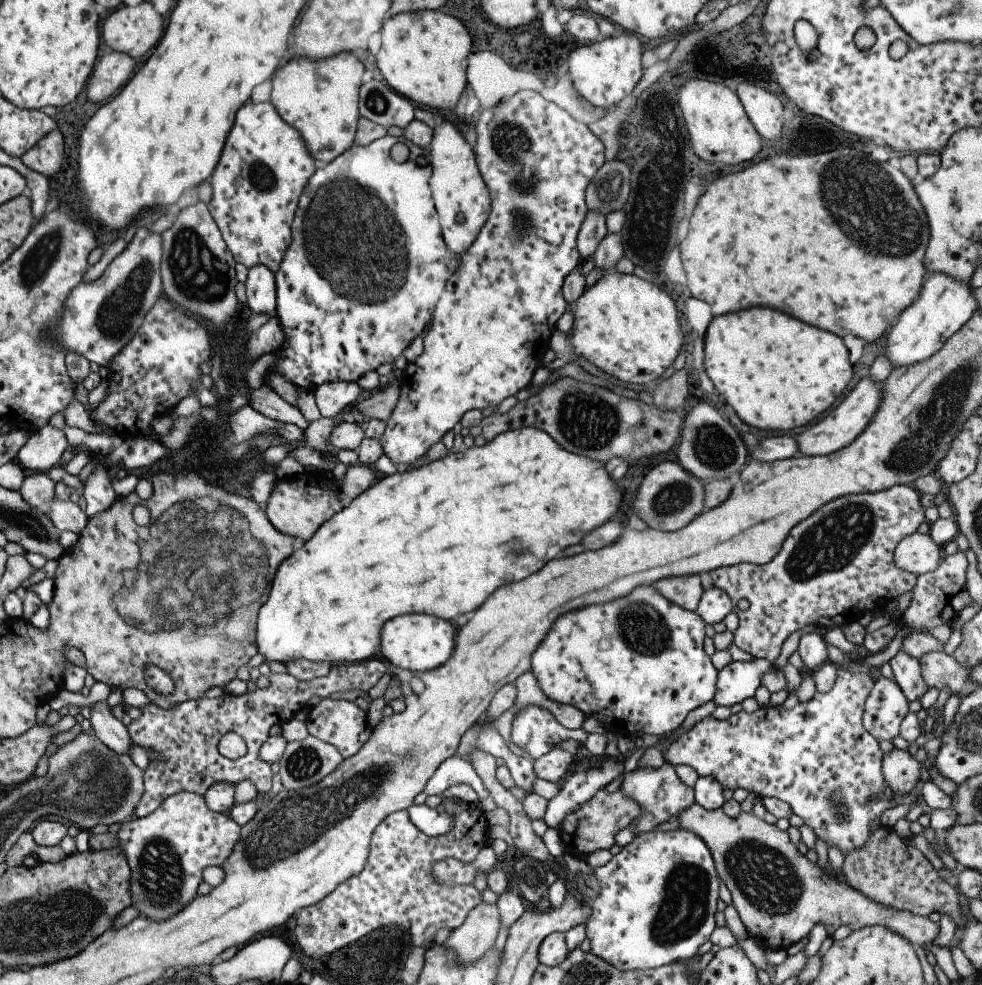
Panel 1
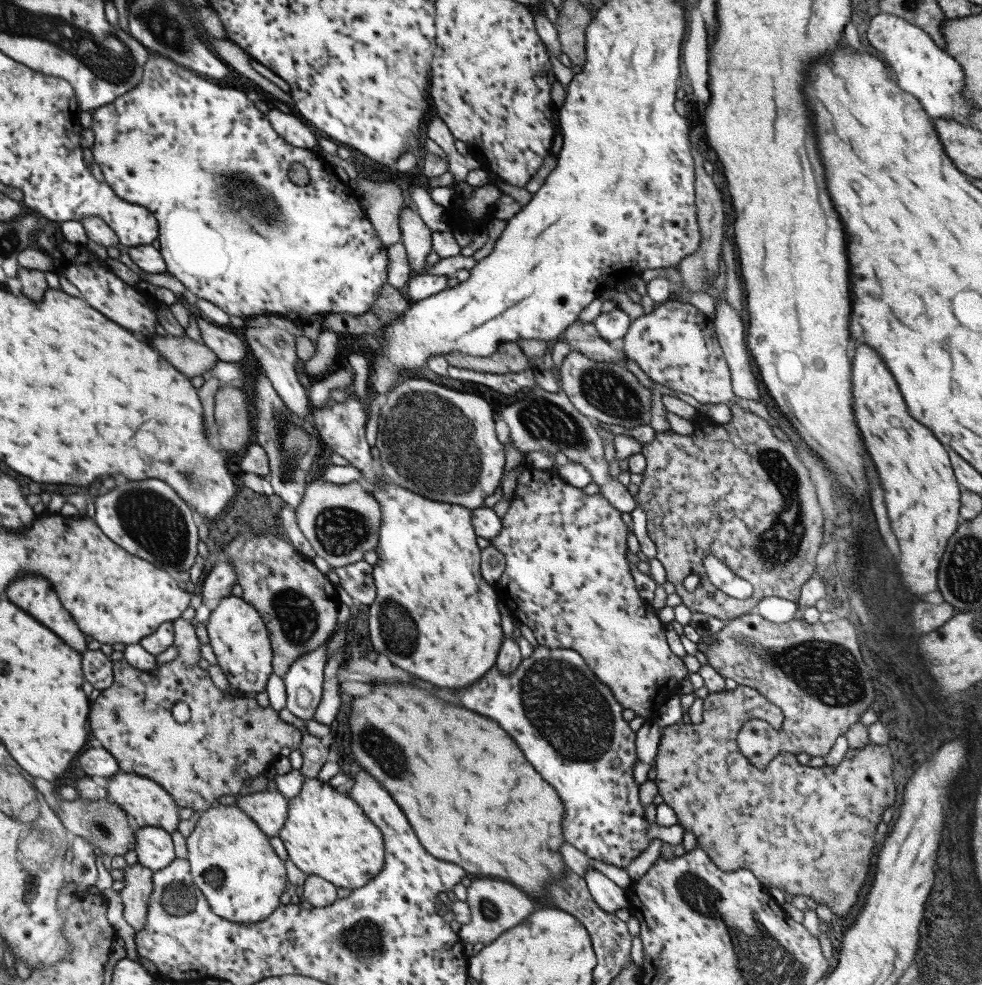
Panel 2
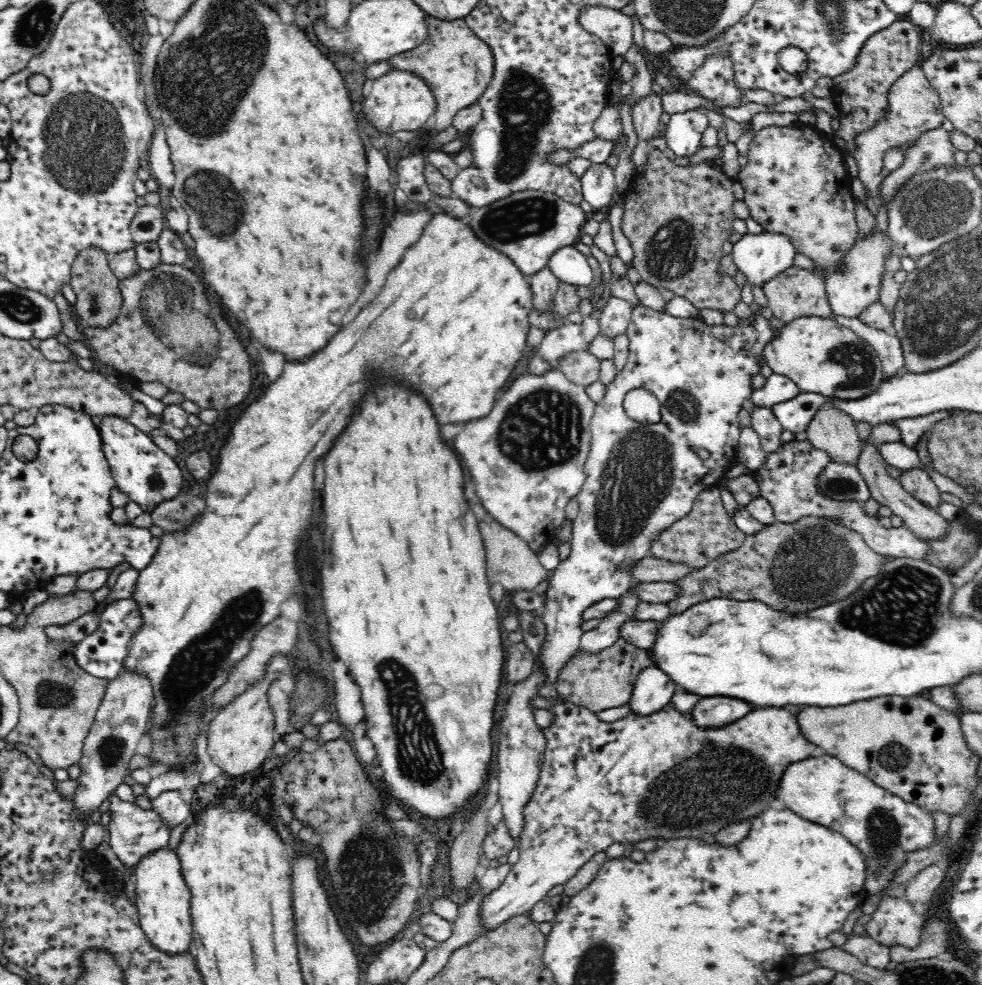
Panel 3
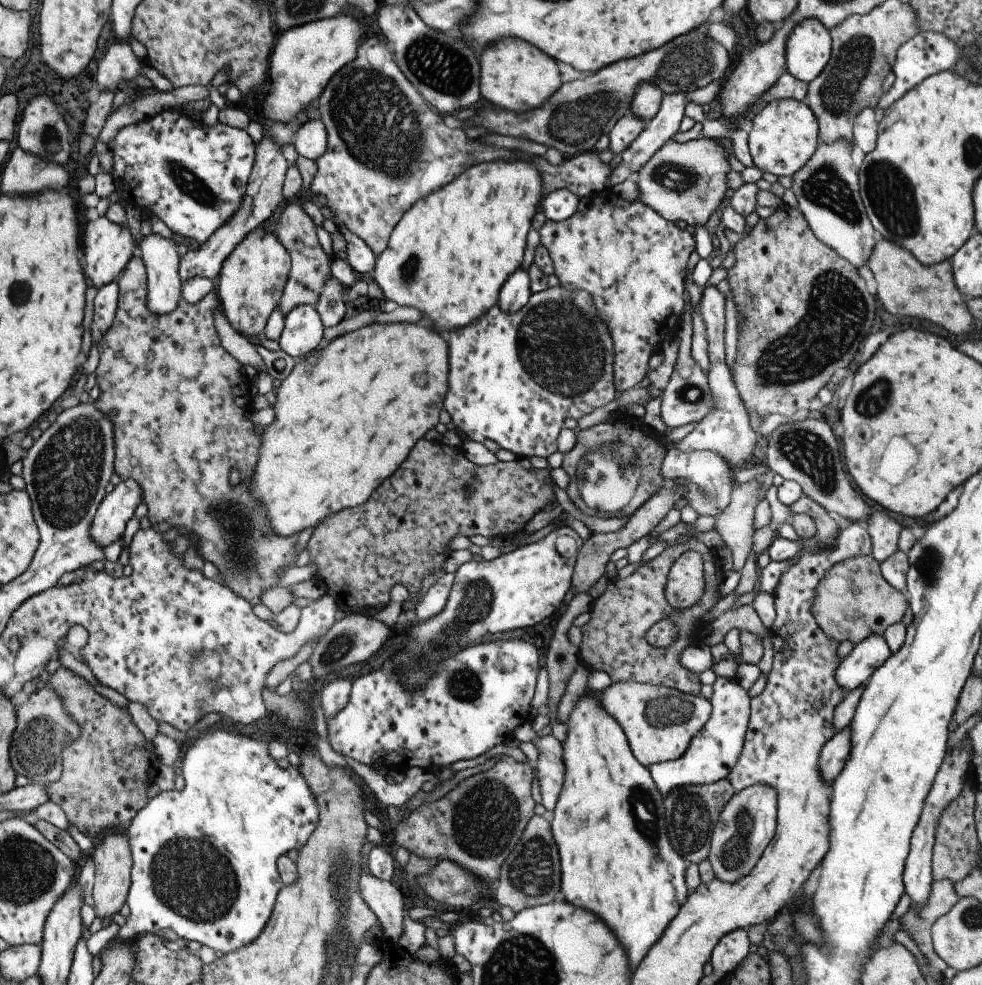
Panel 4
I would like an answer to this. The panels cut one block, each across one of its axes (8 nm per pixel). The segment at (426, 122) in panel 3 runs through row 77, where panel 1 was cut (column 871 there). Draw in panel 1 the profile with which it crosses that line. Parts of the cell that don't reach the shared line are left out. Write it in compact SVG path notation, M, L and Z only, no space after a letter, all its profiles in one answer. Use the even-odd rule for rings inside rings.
M869 378L859 380L857 386L831 412L825 414L825 418L807 426L795 438L797 450L803 456L821 456L821 454L829 454L829 452L835 452L835 450L841 450L841 448L849 446L865 430L865 426L873 420L873 416L877 412L877 406L881 402L881 386L883 384L873 384Z

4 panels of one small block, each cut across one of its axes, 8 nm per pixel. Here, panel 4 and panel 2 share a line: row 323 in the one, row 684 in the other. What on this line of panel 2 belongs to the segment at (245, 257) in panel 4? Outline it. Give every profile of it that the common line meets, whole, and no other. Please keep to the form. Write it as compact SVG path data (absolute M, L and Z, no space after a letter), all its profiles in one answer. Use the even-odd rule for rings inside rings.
M235 594L221 598L219 606L211 610L207 620L207 634L209 646L217 658L217 666L221 668L221 674L227 676L229 686L241 694L265 692L267 680L273 674L273 650L269 632L257 610Z

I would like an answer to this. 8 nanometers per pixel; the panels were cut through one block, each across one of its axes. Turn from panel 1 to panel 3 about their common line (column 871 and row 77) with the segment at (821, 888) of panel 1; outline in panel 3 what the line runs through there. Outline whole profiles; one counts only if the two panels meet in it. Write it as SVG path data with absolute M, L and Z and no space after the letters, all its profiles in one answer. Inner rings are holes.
M914 66L906 74L902 74L890 88L888 94L888 116L878 122L872 130L862 132L856 136L856 164L858 164L858 178L864 182L866 190L870 192L870 202L876 210L876 232L886 236L888 234L888 206L884 204L884 198L880 194L882 186L882 168L884 168L884 154L892 148L904 148L906 144L918 140L924 132L932 132L936 128L942 128L942 122L946 120L946 114L942 110L942 100L936 88L926 78L924 70L920 66Z

